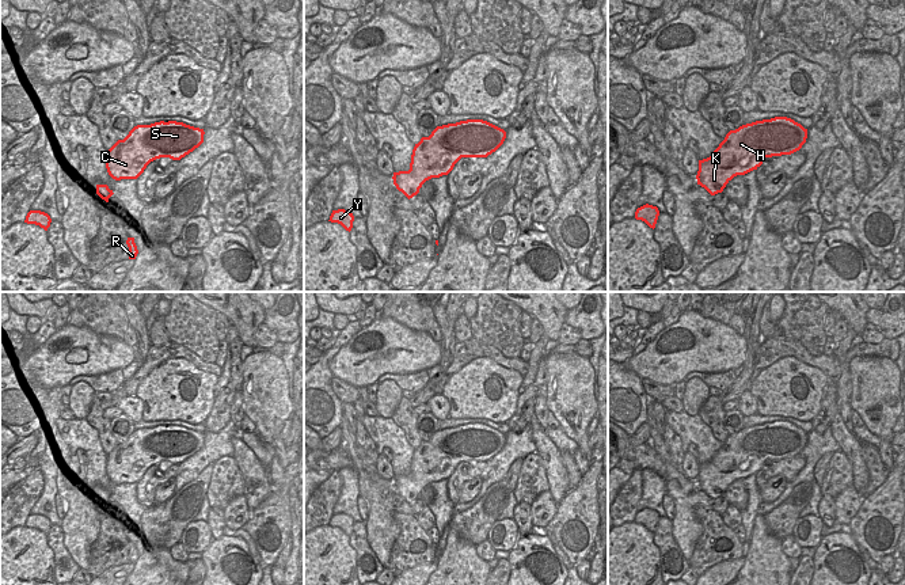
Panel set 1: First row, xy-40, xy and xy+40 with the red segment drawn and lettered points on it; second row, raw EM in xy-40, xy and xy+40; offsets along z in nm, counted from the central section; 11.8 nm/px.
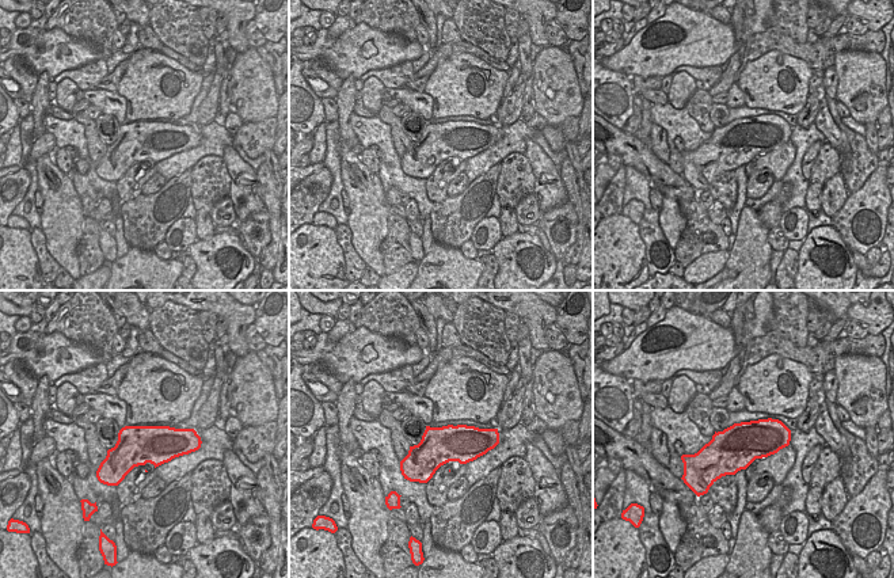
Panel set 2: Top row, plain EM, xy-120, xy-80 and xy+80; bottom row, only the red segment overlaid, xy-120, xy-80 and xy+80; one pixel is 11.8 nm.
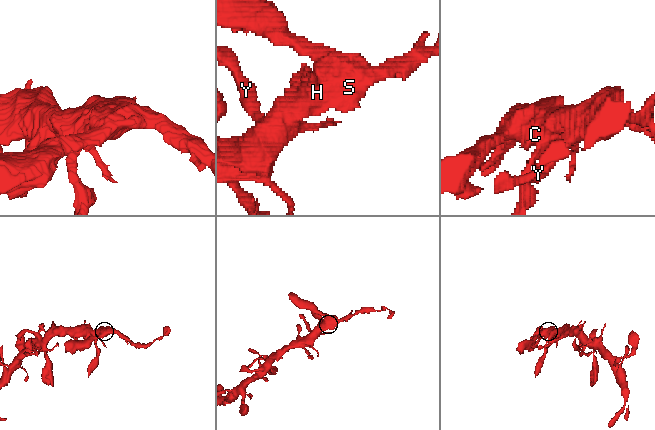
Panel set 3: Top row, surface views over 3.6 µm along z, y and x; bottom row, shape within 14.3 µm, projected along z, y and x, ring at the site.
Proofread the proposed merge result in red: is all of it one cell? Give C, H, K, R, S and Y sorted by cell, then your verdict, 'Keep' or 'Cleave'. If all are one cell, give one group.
Groups: C H K R S Y. Keep.

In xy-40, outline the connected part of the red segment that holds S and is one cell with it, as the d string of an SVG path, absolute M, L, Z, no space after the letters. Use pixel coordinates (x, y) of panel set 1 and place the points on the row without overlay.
M160 425L151 429L137 429L123 444L118 444L107 455L106 472L109 479L115 483L137 483L147 470L160 461L180 464L204 447L204 433L176 425Z

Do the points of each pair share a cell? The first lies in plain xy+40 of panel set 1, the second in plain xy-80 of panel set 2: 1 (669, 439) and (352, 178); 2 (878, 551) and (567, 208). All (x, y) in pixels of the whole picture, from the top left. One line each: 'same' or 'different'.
1: different
2: same

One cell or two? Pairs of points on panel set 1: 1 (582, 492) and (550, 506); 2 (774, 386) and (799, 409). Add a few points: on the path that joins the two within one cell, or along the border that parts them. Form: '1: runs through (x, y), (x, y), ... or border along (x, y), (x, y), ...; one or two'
1: border along (558, 504), (554, 517), (546, 525); two
2: runs through (780, 392), (793, 402); one

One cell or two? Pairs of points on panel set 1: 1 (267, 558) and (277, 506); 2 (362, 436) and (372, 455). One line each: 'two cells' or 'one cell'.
1: one cell
2: one cell

